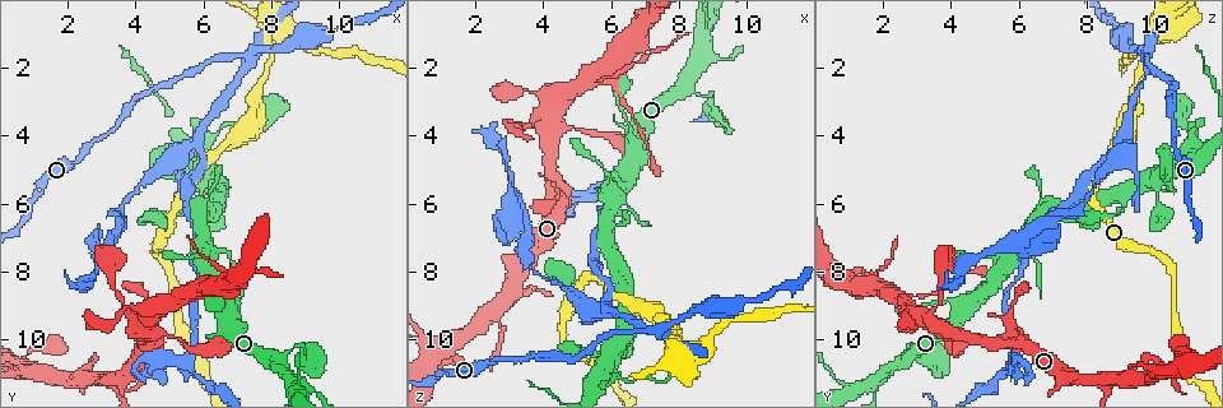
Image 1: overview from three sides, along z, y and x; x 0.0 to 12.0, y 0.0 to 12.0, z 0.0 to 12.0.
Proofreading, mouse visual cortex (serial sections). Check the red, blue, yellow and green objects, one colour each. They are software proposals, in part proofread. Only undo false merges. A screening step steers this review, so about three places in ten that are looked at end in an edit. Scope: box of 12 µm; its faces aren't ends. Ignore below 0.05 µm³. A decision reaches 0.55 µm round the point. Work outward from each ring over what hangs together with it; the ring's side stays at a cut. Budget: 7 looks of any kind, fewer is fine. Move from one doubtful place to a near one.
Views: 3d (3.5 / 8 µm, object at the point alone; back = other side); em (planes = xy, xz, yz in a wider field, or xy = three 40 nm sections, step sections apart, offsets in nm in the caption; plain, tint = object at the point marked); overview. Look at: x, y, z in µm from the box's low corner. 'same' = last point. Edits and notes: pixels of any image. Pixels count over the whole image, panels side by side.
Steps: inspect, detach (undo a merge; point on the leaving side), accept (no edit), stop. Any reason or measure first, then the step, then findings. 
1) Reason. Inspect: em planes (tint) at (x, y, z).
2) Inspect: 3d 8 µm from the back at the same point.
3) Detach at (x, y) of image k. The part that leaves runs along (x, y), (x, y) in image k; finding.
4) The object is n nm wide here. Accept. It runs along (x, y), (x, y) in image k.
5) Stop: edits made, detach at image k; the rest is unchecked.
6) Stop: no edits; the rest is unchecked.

Thick turns thin. Inspect: 3d 3.5 µm at (6.4, 3.9, 11.2).

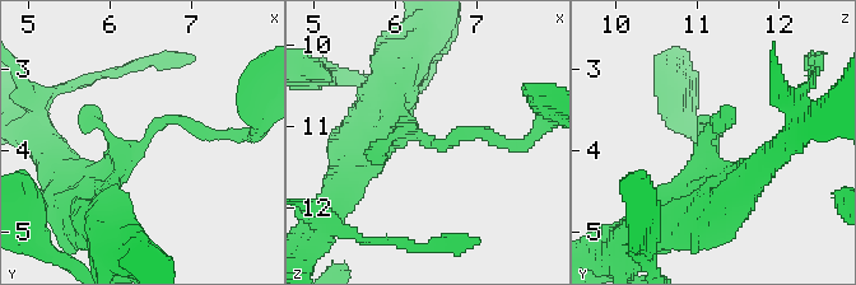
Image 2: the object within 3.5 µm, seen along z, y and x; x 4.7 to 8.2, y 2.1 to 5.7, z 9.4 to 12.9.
Shape alone is not enough. Inspect: em xy step 1 (plain) at (6.35, 3.95, 11.15).

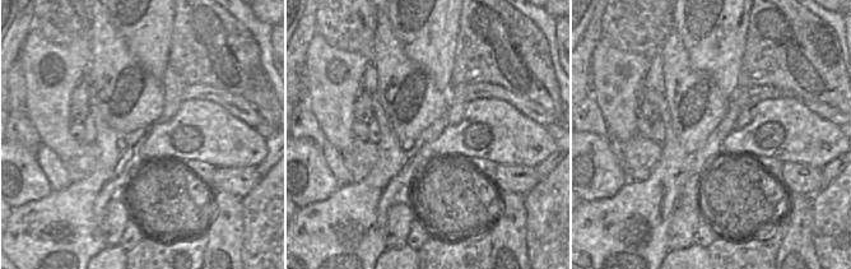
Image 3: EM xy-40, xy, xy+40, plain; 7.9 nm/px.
With the object marked. Inspect: em xy step 1 (tint) at the same point.

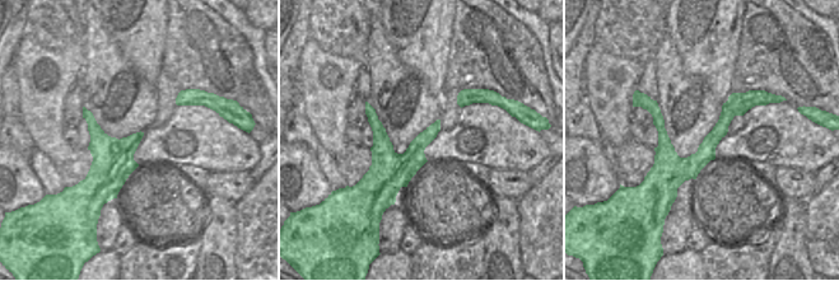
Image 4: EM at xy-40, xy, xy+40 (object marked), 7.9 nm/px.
Accept. It runs along (759, 98), (741, 102), (688, 168), (655, 179) in image 4; all the same cell.

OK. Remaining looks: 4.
Inspect: 3d 3.5 µm from the back at (7.3, 1.7, 9.8).

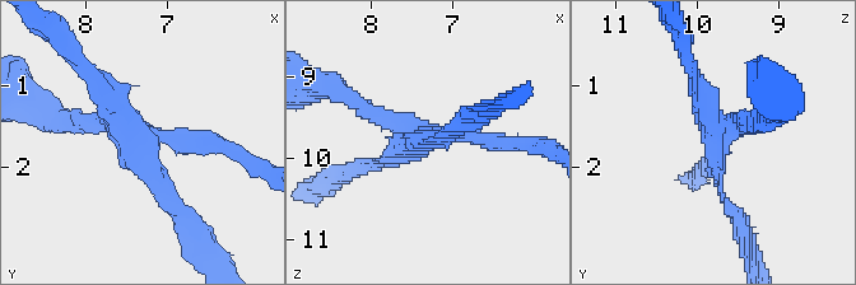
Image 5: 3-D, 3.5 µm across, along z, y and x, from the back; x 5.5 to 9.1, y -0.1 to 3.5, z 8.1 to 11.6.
4 arms meet here; the arms are 150, 150, 200, 300 nm wide; now the EM. Inspect: em planes (tint) at (7.30, 1.65, 9.75).

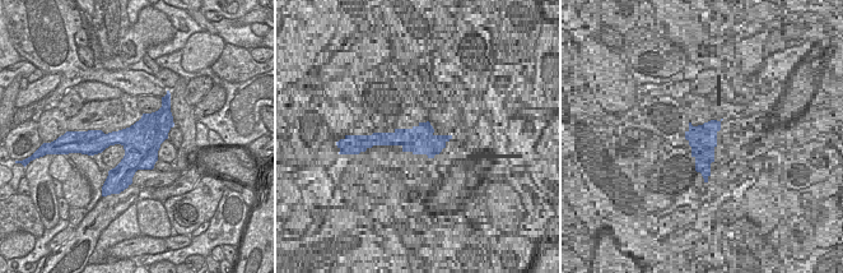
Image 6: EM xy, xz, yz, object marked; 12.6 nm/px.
The object is 480 nm wide here. Detach at (96, 93) of image 5. The part that leaves runs along (140, 143), (168, 205), (206, 241) in image 5; a second cell is stuck on.

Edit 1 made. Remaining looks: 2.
Stop: edits made, detach at image 5; the rest is unchecked.

